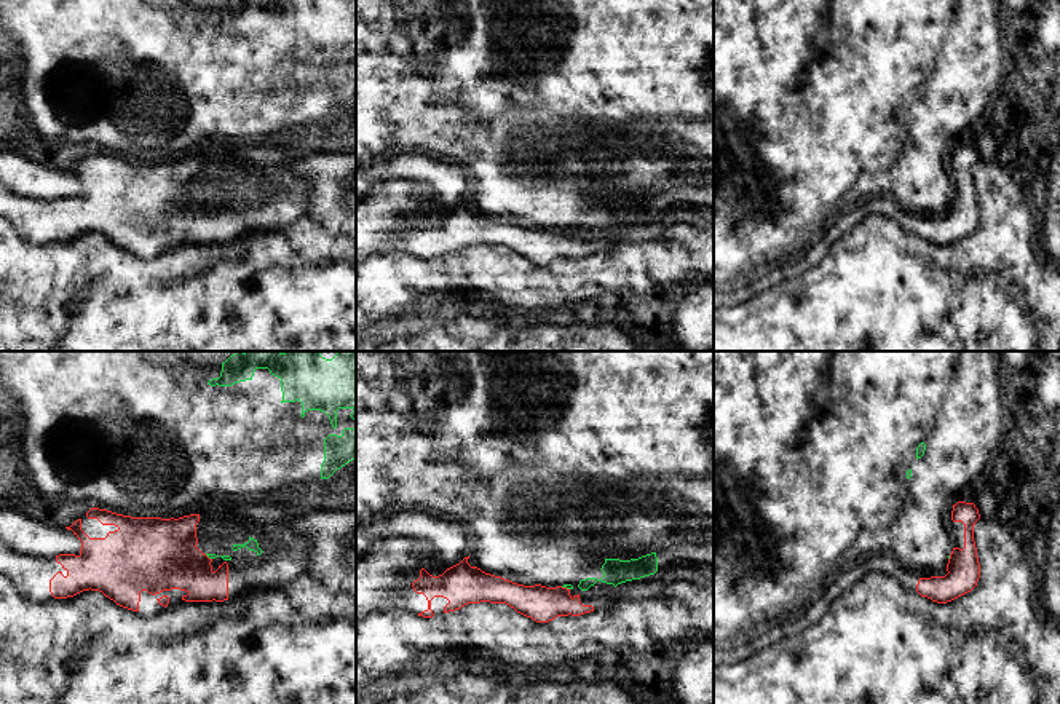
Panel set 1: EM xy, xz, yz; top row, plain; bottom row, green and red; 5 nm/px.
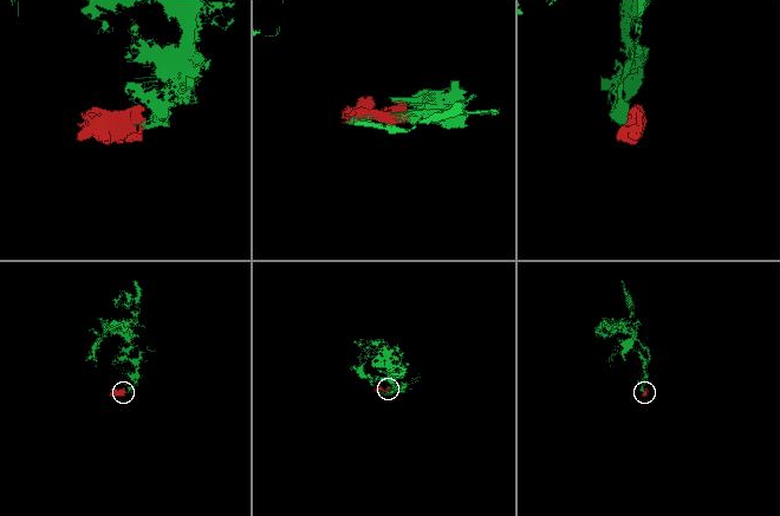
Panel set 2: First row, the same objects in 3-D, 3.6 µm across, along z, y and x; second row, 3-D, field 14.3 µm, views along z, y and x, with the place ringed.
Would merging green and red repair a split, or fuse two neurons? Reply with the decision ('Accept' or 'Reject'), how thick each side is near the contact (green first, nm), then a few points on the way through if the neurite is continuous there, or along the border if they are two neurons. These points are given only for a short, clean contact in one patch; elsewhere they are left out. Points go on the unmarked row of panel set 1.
Reject. Thickness 30 nm (green) against 180 nm. Boundary: xz (561, 229), (569, 232)

